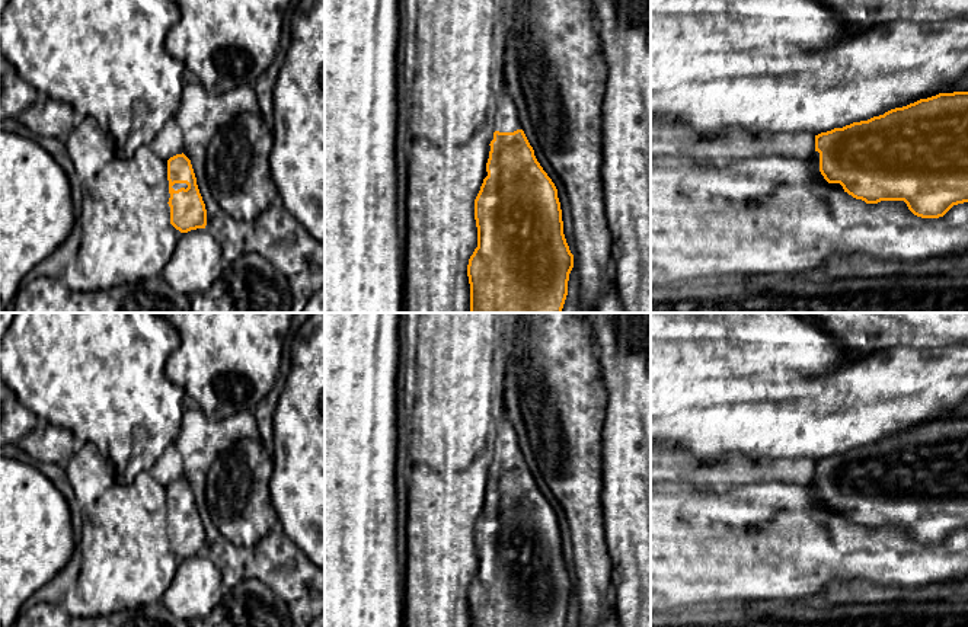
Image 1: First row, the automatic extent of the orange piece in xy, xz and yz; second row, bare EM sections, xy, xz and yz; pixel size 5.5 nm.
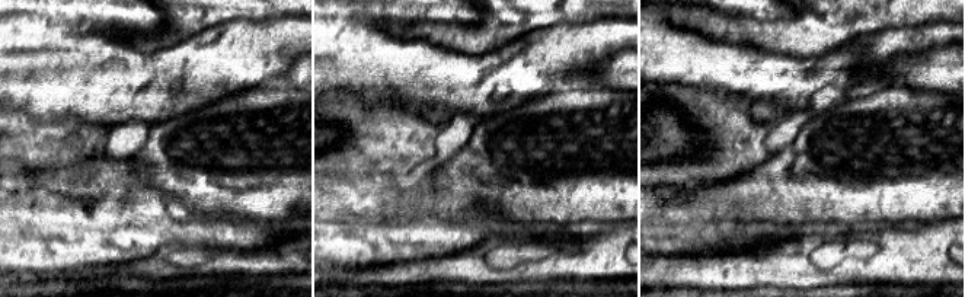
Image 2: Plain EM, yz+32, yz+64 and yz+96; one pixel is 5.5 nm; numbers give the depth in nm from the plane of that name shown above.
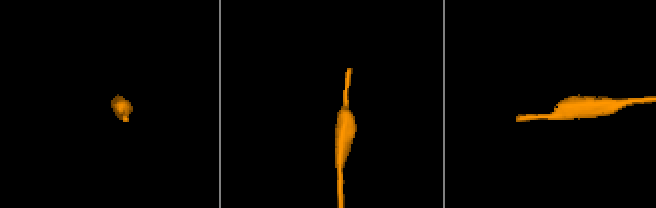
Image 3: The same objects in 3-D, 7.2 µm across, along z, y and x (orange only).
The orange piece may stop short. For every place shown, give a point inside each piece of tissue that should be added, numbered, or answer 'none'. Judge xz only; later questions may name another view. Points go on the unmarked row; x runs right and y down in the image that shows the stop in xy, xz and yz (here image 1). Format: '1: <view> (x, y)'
none

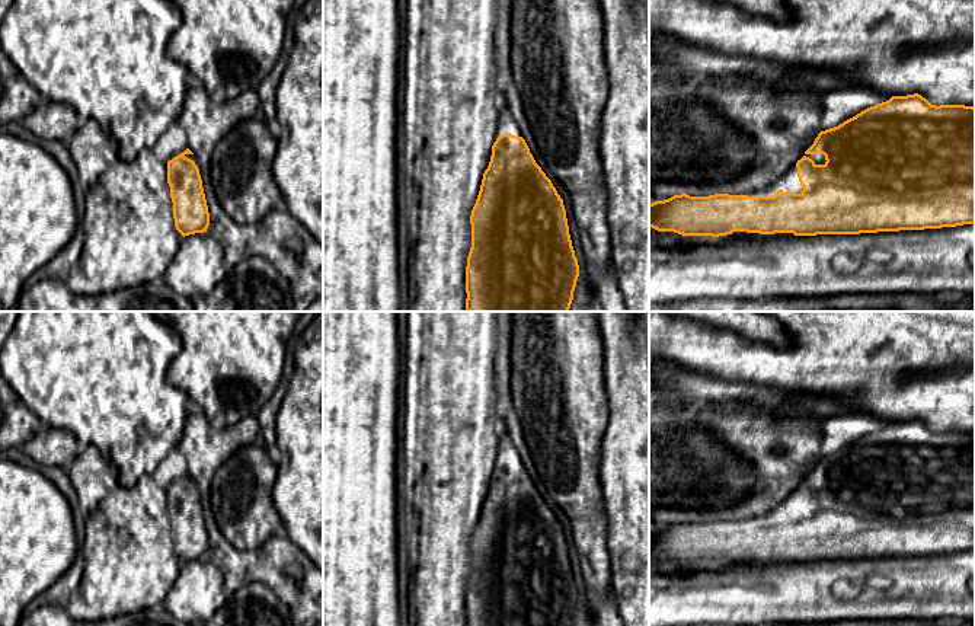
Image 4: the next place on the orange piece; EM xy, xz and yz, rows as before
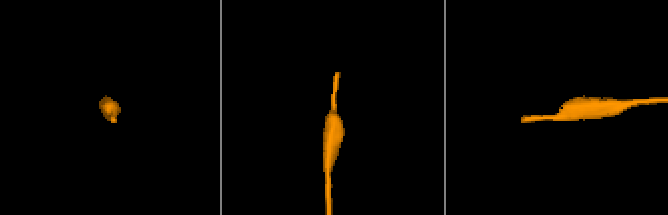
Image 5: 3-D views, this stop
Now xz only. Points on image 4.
none

